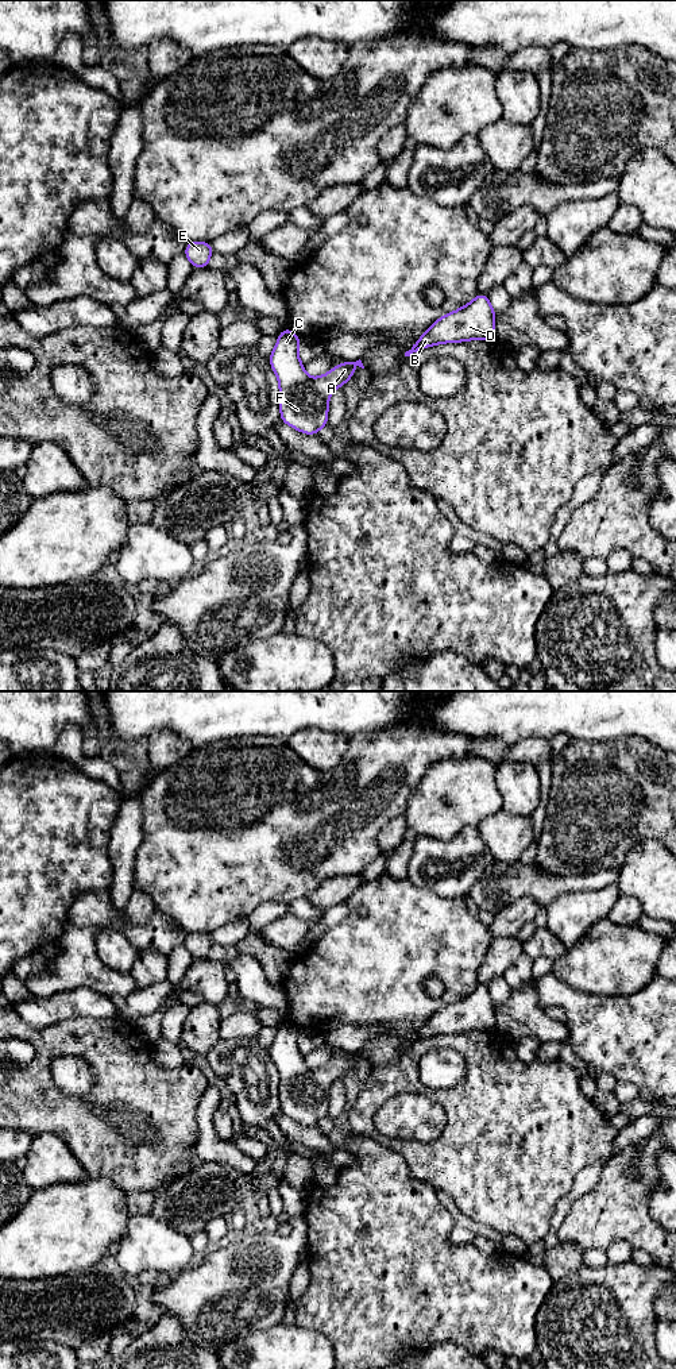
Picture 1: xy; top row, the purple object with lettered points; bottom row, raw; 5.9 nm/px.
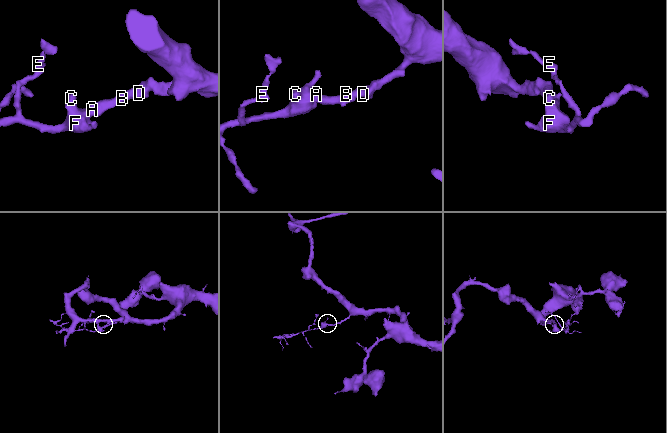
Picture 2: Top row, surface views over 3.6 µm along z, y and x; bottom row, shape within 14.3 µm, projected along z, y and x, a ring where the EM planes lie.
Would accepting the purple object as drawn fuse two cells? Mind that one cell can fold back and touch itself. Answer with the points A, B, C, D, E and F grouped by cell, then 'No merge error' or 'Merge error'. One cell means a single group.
Groups: A B C D E F. No merge error

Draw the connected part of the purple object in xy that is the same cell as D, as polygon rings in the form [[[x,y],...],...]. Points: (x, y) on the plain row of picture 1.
[[[478,984],[467,996],[436,1011],[424,1026],[405,1044],[410,1048],[421,1040],[441,1034],[488,1031],[497,1029],[495,1002],[487,986]]]

